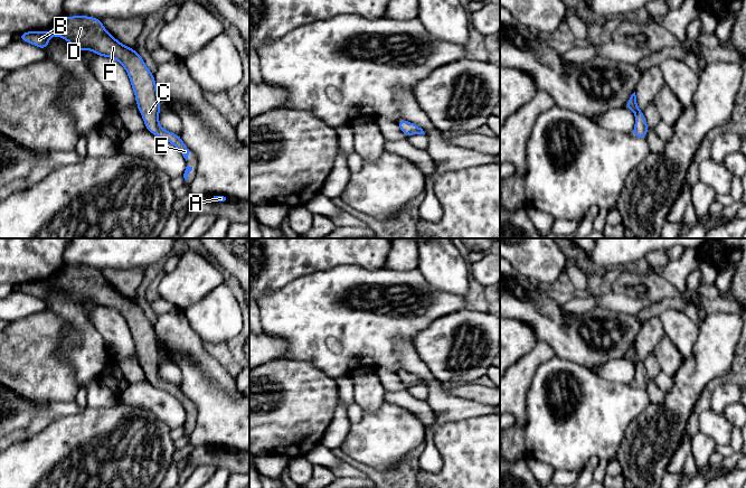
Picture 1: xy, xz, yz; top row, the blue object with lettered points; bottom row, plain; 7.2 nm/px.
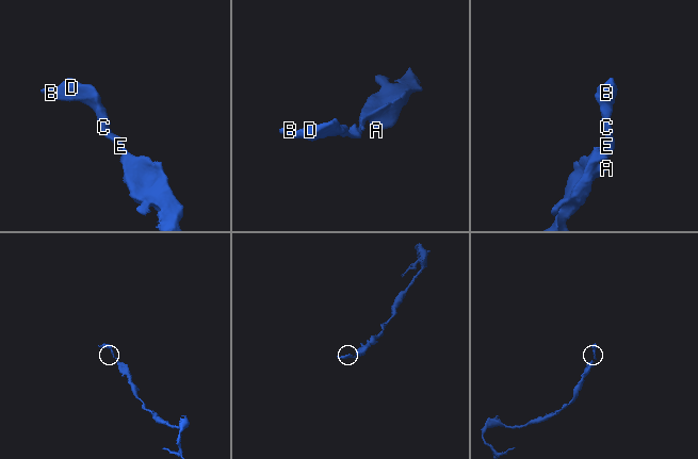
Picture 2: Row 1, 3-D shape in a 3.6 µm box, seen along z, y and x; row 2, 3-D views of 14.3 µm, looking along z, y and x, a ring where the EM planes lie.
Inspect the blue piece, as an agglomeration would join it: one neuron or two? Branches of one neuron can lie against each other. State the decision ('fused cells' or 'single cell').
single cell

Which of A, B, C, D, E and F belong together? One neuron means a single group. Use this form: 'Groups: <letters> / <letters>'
Groups: A B C D E F

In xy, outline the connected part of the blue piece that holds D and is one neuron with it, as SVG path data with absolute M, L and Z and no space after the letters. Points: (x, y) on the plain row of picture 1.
M87 266L63 268L51 282L27 282L18 290L40 298L46 302L51 287L69 292L78 302L89 300L97 307L117 310L126 320L134 340L138 359L149 383L172 394L188 411L189 400L179 385L171 384L159 376L160 354L153 325L145 317L136 301L131 300L110 285L101 270Z

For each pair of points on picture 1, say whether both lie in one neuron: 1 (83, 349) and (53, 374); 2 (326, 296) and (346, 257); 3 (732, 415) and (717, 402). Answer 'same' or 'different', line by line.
1: different
2: different
3: different

